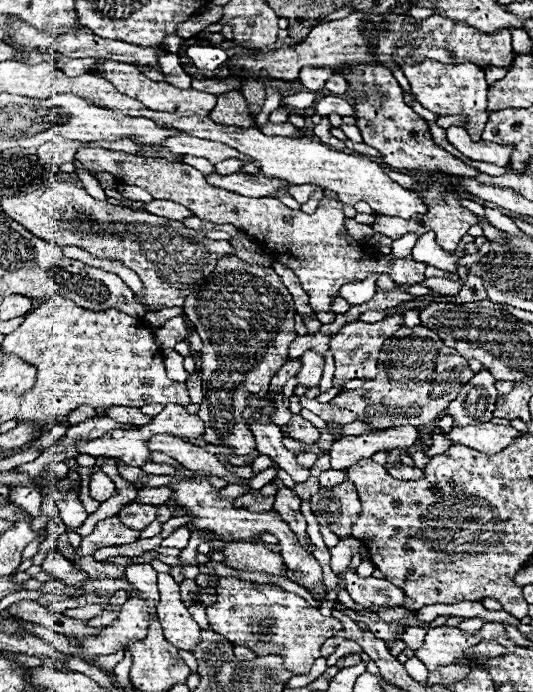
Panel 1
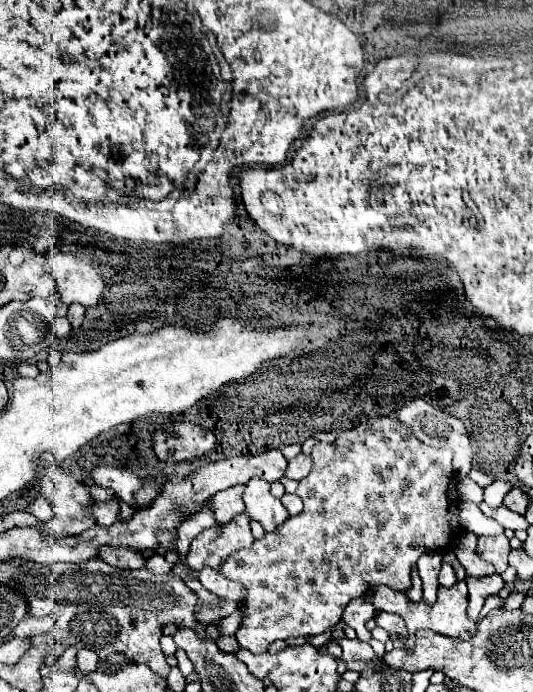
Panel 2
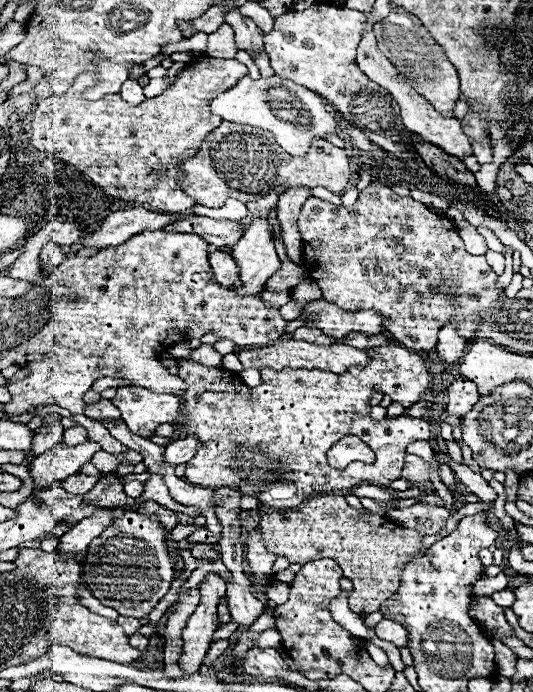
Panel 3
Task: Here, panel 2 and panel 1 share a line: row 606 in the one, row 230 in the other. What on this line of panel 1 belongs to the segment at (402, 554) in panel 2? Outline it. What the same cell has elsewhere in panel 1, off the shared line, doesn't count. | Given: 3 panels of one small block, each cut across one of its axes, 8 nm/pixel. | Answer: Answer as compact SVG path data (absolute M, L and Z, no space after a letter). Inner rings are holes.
M88 146L78 148L74 160L78 160L82 164L82 168L86 168L94 174L108 172L108 174L114 174L116 180L124 180L124 184L128 184L128 186L140 186L140 188L148 190L156 200L172 200L176 204L182 204L188 210L192 210L200 220L206 220L212 224L234 224L240 232L252 236L258 244L272 250L276 254L276 260L286 264L286 266L290 266L294 260L296 262L296 276L298 276L302 288L306 290L306 294L310 296L310 306L314 312L332 312L332 296L338 294L342 284L352 282L352 280L364 280L376 272L378 274L390 274L394 282L410 284L410 286L414 286L426 278L424 276L424 270L426 270L424 262L414 262L412 256L396 260L396 258L392 258L392 254L388 254L388 256L376 254L376 252L364 248L354 238L350 238L344 230L346 216L342 214L342 204L334 202L330 198L322 198L320 206L314 214L304 214L302 210L290 210L278 198L248 198L248 196L242 196L236 192L214 188L204 180L204 176L196 168L182 164L182 162L168 162L164 158L140 158L140 156L126 154L126 152L114 152L114 150L106 150L106 148L88 148Z

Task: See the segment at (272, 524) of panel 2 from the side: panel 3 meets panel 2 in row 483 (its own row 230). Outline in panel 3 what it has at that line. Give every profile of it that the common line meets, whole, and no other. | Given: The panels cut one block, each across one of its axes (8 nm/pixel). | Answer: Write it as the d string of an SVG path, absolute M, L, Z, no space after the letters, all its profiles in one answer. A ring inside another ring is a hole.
M256 218L240 242L232 250L232 258L238 264L240 286L234 288L238 296L260 296L266 290L266 282L280 270L280 258L270 242L268 220Z

